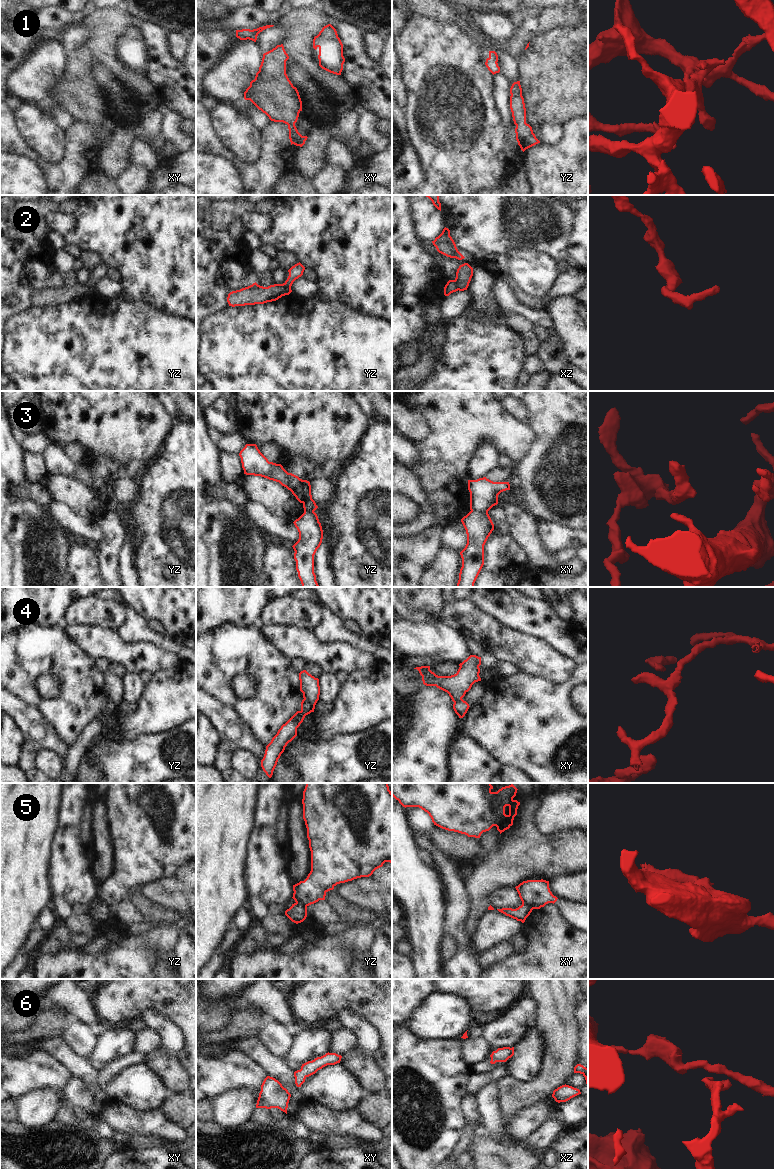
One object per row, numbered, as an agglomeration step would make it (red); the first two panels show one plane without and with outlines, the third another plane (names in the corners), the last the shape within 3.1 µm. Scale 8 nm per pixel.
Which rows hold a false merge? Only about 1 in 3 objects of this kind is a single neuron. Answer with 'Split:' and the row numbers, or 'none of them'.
Split: 2, 3, 4, 5

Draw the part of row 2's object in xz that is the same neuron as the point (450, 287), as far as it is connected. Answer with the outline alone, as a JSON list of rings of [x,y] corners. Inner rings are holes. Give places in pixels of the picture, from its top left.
[[[449,280],[444,287],[444,295],[449,296],[451,293],[458,291],[457,285],[454,280]]]

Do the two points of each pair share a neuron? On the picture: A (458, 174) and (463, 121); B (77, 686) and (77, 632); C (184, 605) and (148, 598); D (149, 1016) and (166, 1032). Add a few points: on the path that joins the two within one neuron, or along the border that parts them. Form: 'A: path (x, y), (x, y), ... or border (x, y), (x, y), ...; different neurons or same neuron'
A: path (458, 161), (460, 156), (460, 134); same neuron
B: border (63, 625), (66, 633), (95, 659); different neurons
C: path (175, 604), (166, 598), (157, 598); same neuron
D: path (153, 1019), (162, 1028); same neuron

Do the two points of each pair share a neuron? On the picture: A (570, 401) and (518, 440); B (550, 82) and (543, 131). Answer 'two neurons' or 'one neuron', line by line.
A: two neurons
B: two neurons

